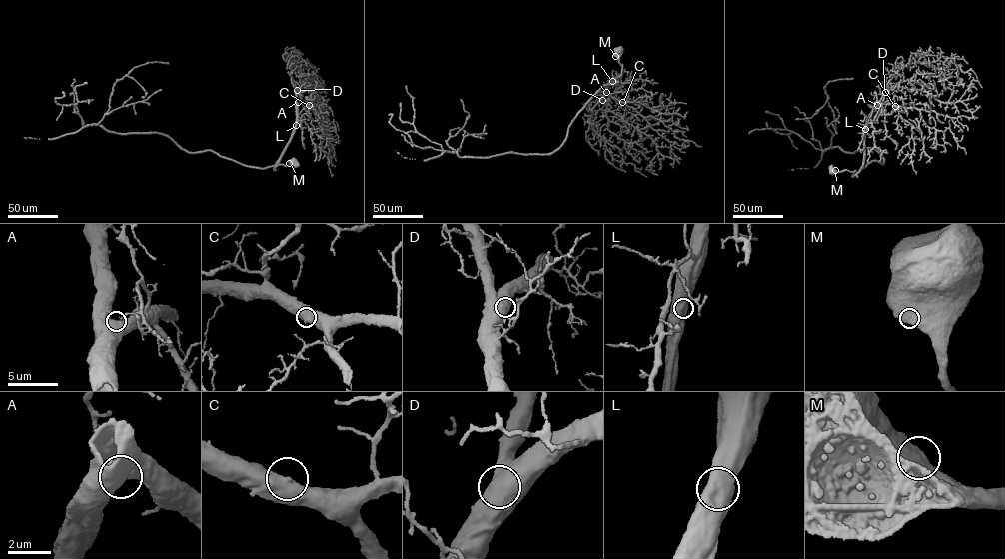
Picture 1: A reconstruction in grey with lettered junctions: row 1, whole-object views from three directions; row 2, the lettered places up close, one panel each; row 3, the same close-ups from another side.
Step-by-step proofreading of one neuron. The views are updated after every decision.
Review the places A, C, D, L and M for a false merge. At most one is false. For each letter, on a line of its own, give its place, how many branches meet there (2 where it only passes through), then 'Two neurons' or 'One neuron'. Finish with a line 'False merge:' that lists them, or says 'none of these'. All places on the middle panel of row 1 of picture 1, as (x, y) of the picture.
A: Place: (606, 92). Branches: 1. One neuron
C: Place: (622, 102). Branches: 1. One neuron
D: Place: (602, 100). Branches: 1. One neuron
L: Place: (612, 81). Branches: 1. One neuron
M: Place: (615, 56). Branches: 1. One neuron
False merge: none of these

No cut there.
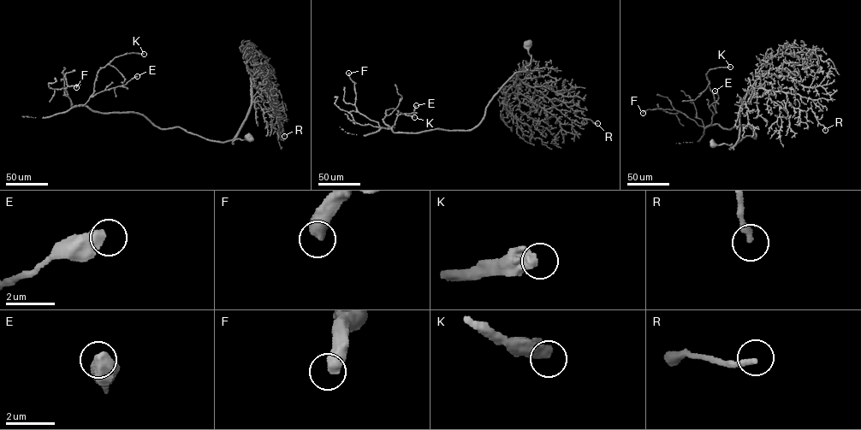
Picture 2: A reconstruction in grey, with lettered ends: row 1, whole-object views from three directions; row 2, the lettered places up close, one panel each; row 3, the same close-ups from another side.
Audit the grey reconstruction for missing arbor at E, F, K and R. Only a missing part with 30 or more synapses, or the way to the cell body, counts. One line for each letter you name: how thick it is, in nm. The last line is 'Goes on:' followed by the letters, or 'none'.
K: Thickness 500 nm
Goes on: K

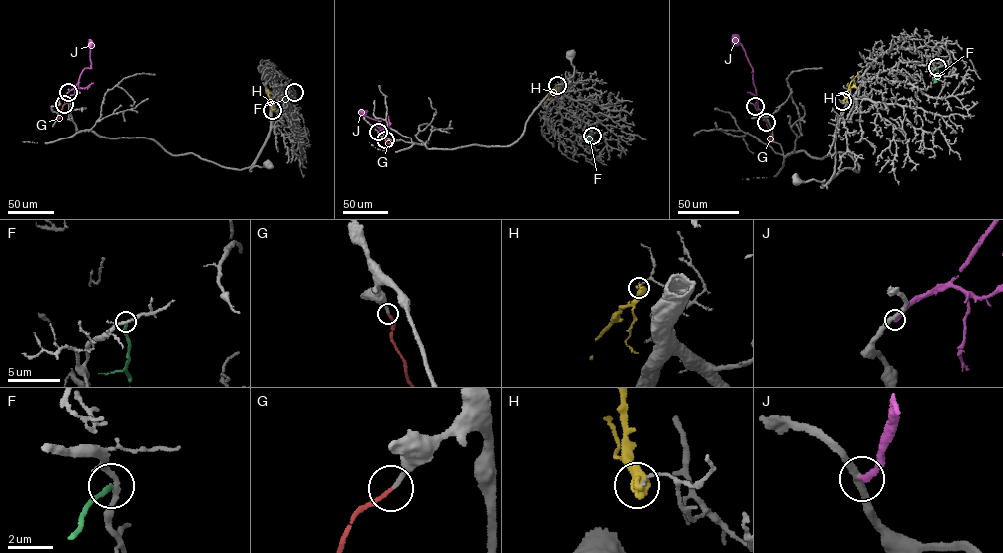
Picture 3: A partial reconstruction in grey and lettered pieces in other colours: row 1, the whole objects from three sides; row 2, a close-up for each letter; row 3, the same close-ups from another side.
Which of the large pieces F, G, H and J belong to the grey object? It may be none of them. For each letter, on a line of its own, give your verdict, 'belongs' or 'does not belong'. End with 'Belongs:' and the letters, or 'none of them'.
F: does not belong
G: belongs
H: does not belong
J: does not belong
Belongs: G

